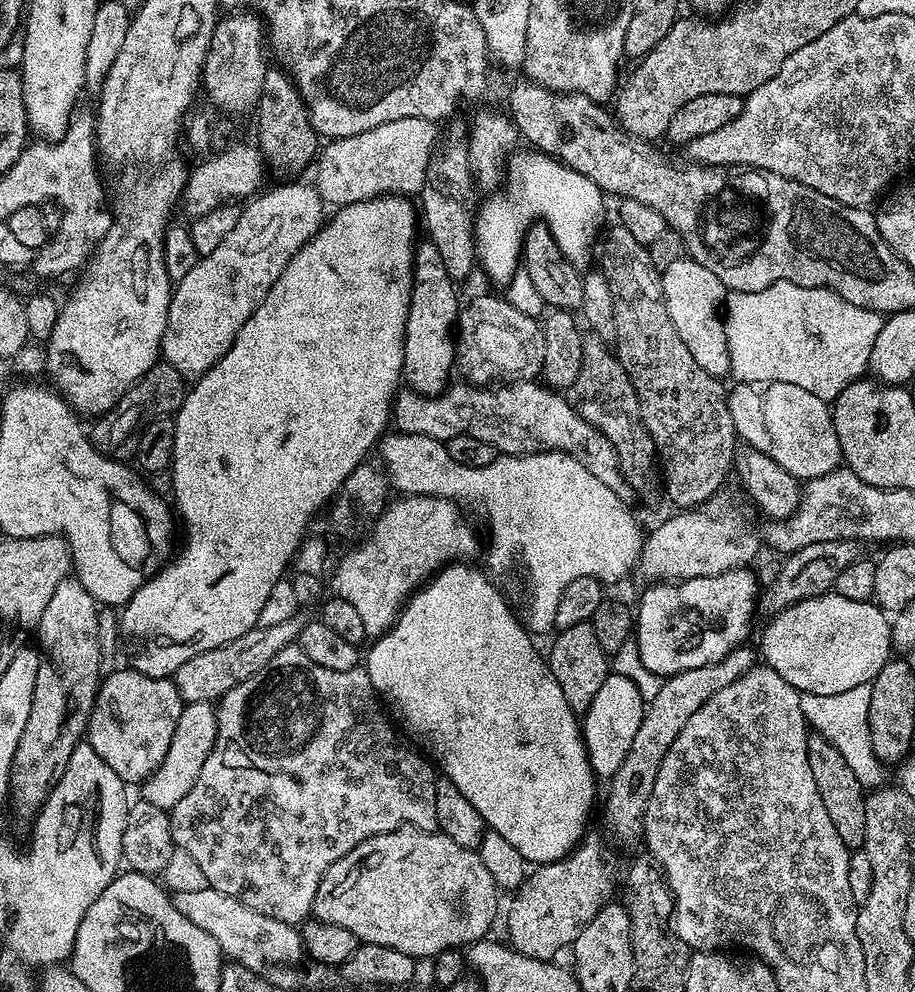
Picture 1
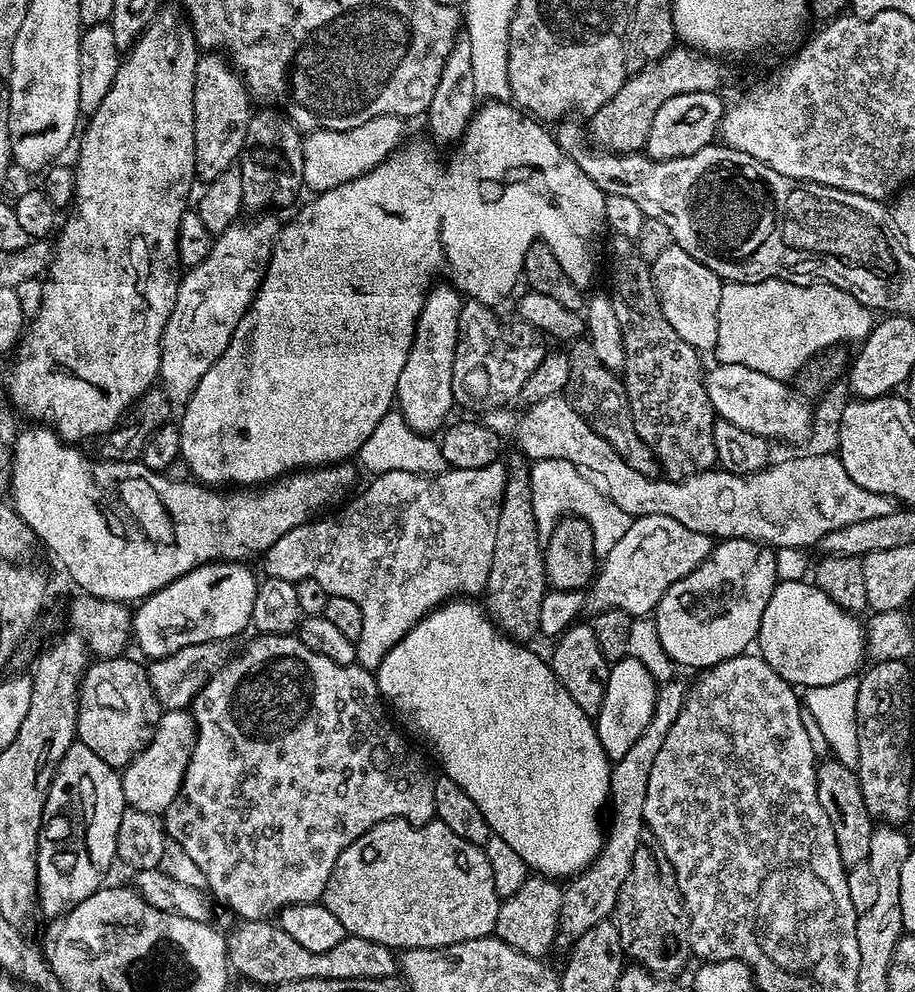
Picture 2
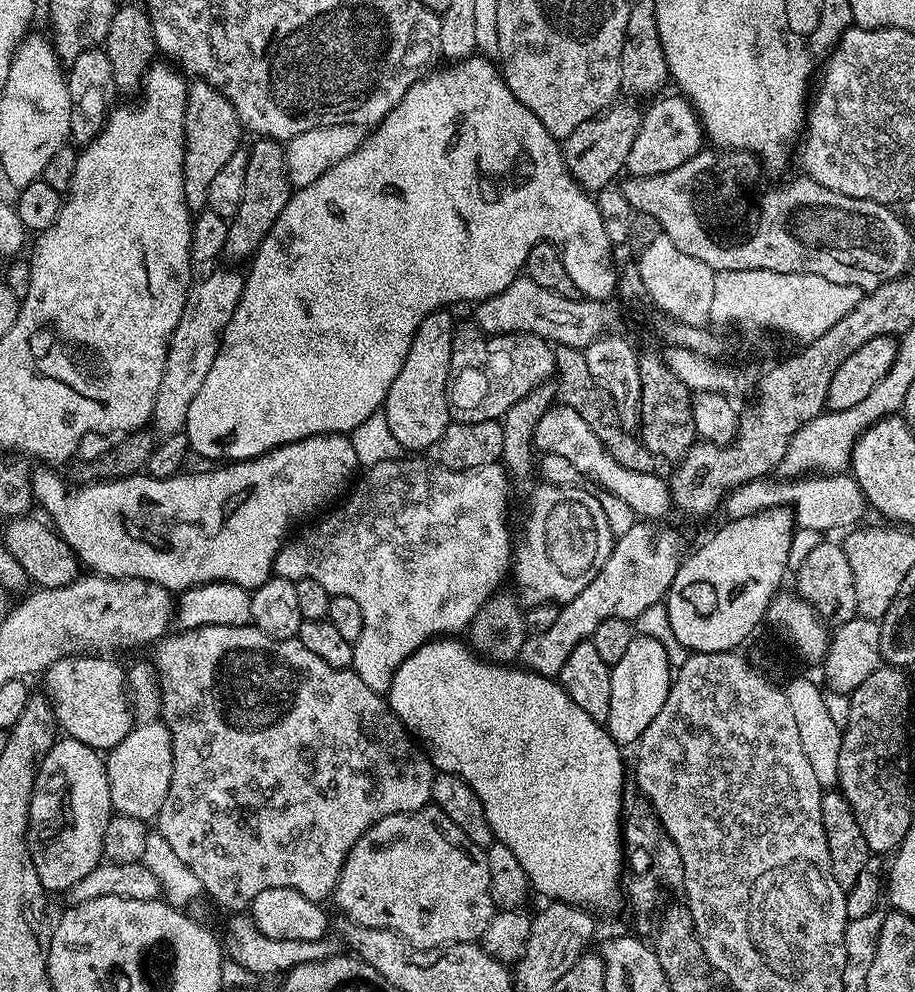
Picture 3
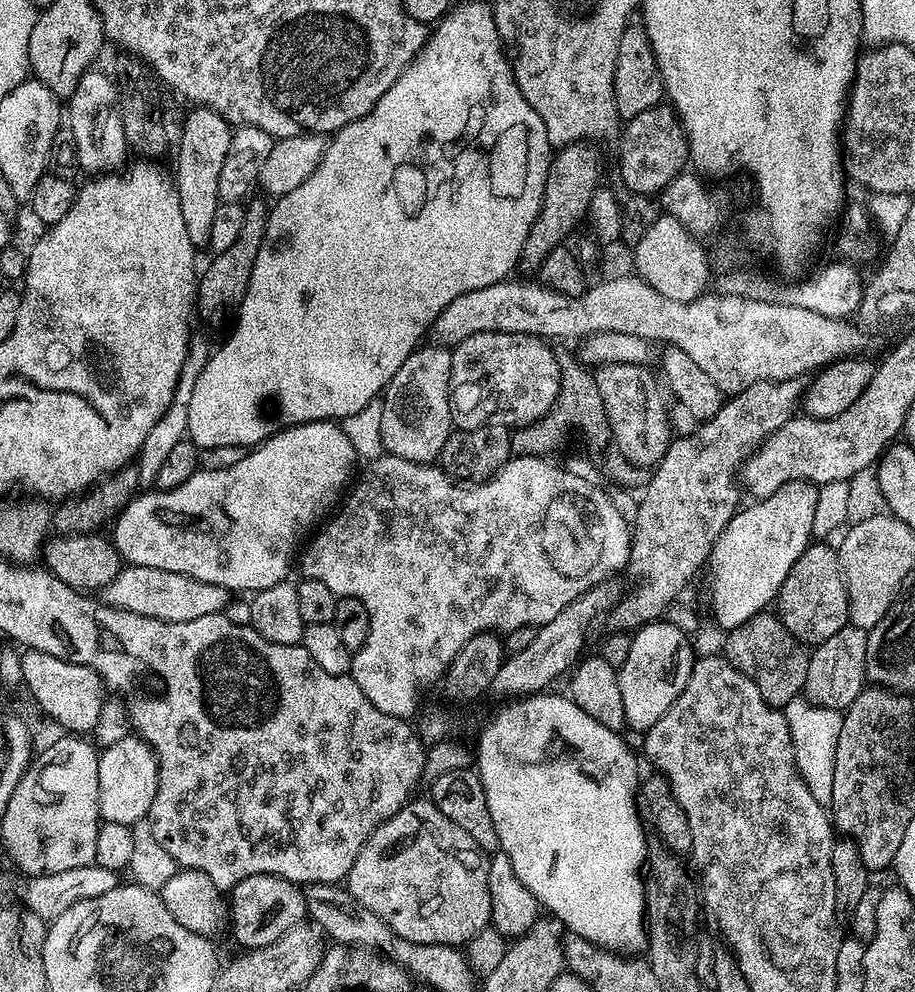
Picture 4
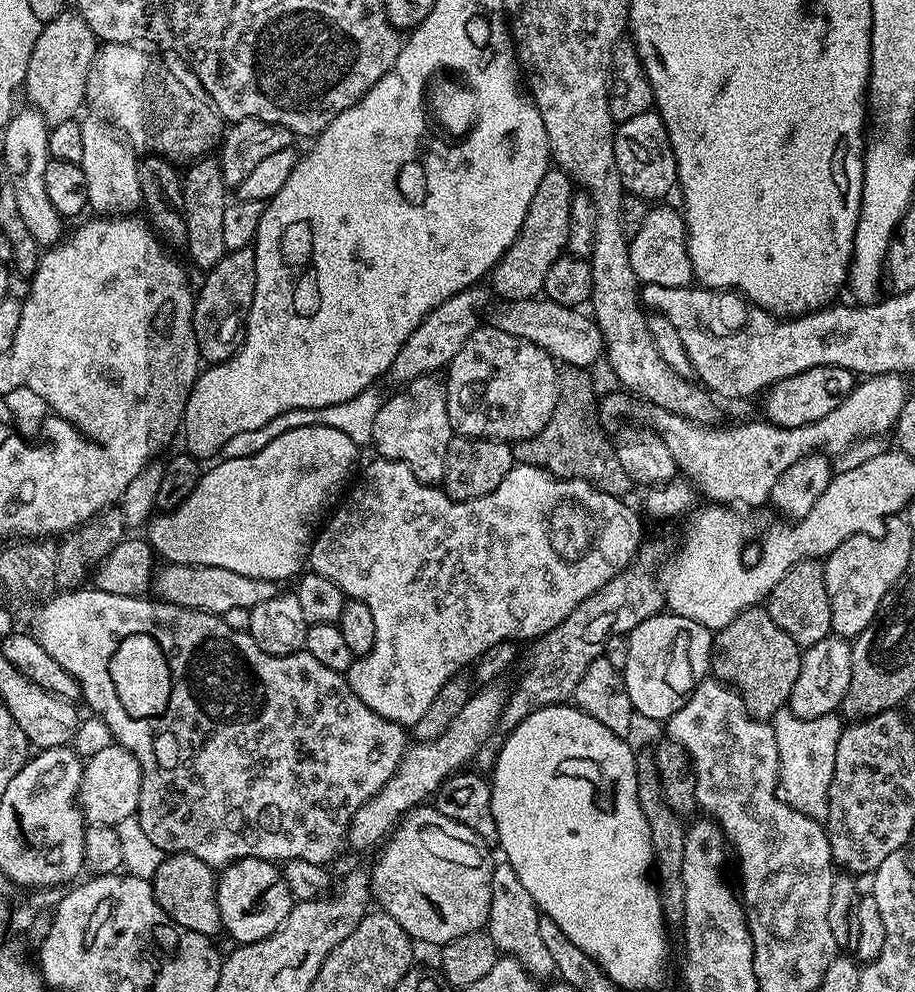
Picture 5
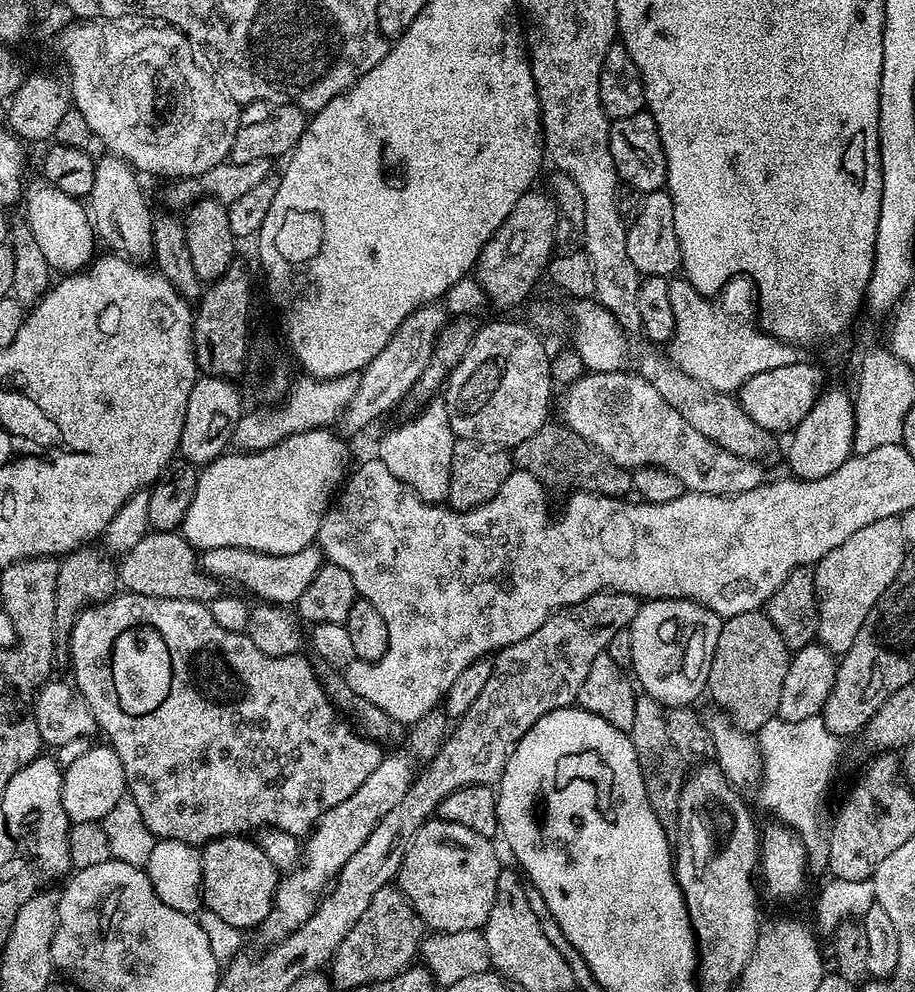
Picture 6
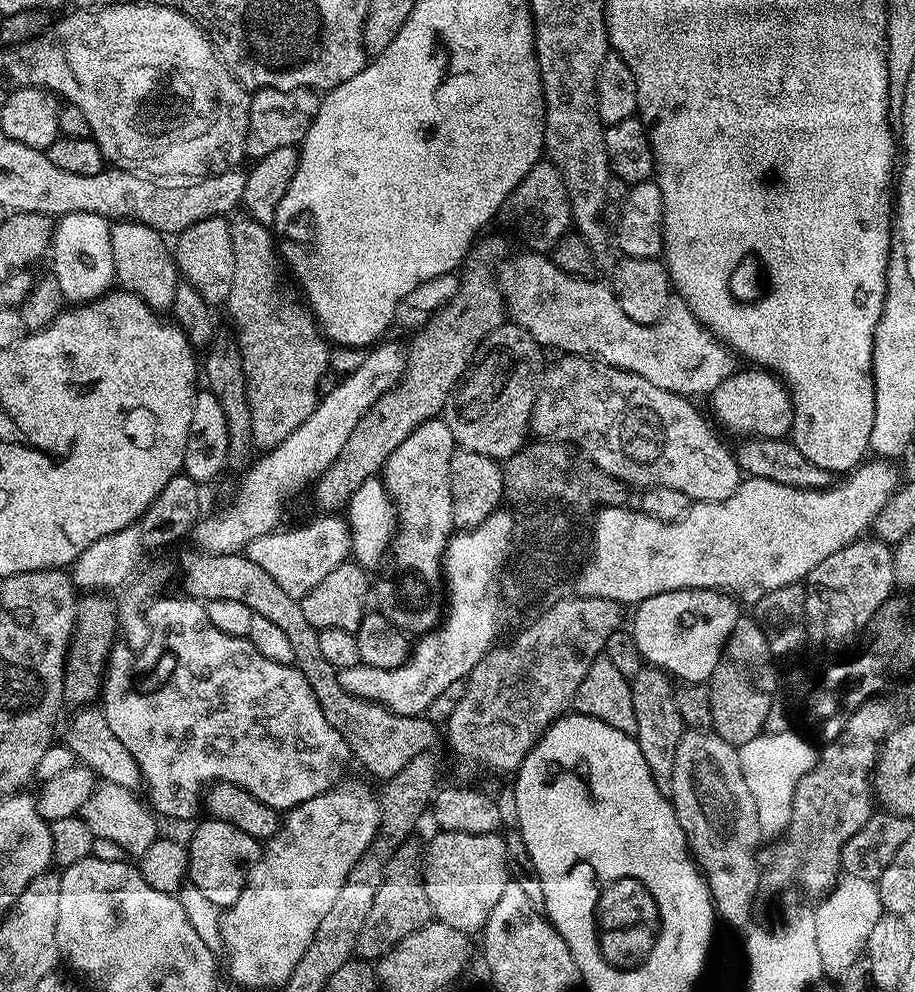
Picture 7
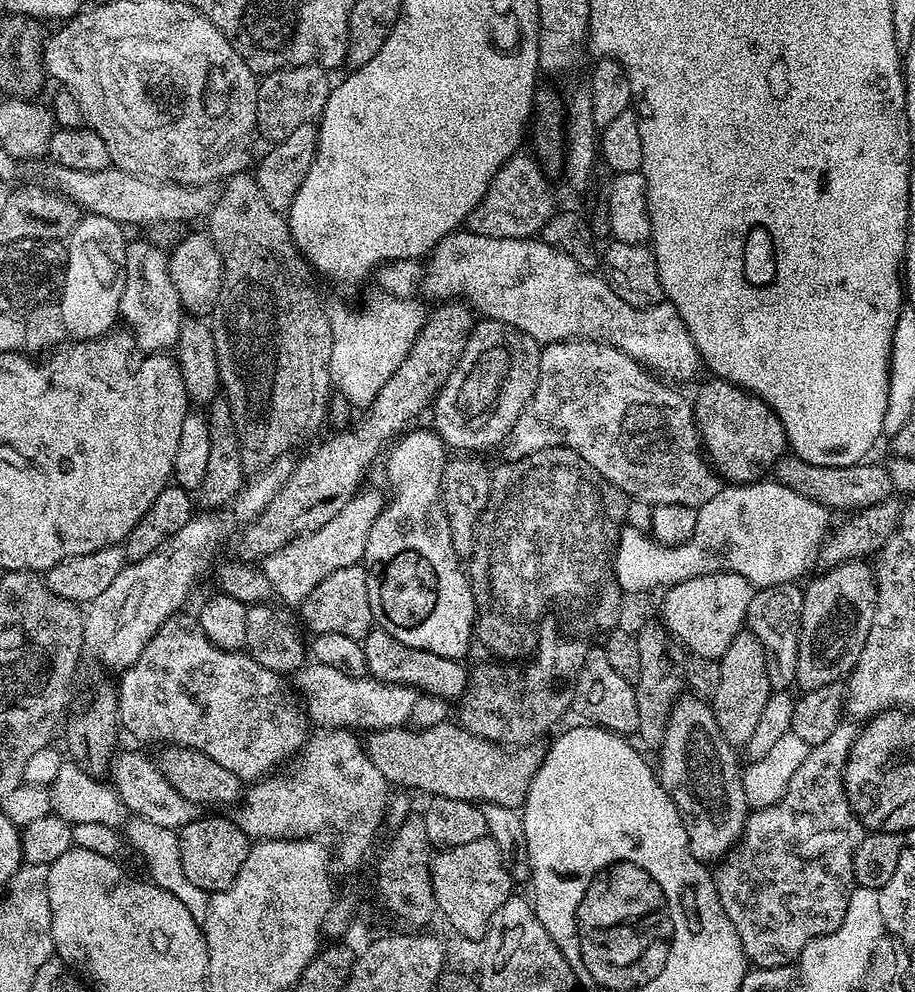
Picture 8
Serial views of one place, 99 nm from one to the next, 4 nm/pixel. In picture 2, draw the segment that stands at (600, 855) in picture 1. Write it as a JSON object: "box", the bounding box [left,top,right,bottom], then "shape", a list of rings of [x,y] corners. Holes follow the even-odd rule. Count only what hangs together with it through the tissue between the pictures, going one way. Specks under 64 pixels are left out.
{"box":[495,874,564,958],"shape":[[[539,874],[529,875],[526,882],[522,882],[522,890],[512,896],[505,896],[500,901],[498,922],[495,935],[502,942],[506,942],[521,951],[522,954],[539,958],[547,957],[552,943],[557,943],[560,930],[560,911],[564,888],[555,879]]]}

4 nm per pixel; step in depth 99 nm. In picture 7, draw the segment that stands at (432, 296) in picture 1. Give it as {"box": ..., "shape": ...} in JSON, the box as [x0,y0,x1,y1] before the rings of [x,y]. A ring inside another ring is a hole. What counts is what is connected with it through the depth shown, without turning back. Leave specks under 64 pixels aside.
{"box":[374,419,457,634],"shape":[[[443,419],[427,420],[388,456],[382,469],[384,489],[396,509],[398,531],[391,537],[384,573],[374,580],[374,608],[405,634],[430,632],[442,619],[442,561],[448,537],[454,532],[448,479],[450,458],[457,447]]]}

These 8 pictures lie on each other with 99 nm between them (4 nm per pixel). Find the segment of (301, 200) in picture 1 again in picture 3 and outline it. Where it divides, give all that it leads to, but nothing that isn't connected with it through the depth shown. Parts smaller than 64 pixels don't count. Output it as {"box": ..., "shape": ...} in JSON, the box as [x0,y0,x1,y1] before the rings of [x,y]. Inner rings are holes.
{"box":[150,268,244,437],"shape":[[[215,268],[211,269],[213,272],[209,276],[204,276],[201,280],[199,277],[189,288],[182,318],[178,318],[178,326],[174,326],[168,338],[166,366],[162,370],[162,383],[158,386],[158,398],[154,398],[150,421],[151,427],[161,437],[184,431],[186,414],[190,414],[190,402],[194,402],[202,382],[206,382],[210,366],[214,366],[214,358],[220,349],[220,339],[224,336],[224,327],[230,322],[244,289],[243,271]]]}

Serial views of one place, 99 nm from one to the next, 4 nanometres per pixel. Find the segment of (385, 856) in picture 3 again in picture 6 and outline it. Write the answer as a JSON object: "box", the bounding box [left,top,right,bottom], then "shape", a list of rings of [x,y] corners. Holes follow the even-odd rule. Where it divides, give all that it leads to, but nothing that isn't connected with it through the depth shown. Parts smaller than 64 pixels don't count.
{"box":[398,818,502,932],"shape":[[[433,818],[425,822],[414,834],[402,866],[398,873],[398,887],[401,894],[410,902],[410,906],[420,915],[425,929],[432,932],[457,932],[458,930],[483,929],[490,918],[490,906],[494,906],[494,894],[498,886],[498,874],[502,864],[496,857],[496,848],[489,837],[478,834],[458,822],[446,822]]]}

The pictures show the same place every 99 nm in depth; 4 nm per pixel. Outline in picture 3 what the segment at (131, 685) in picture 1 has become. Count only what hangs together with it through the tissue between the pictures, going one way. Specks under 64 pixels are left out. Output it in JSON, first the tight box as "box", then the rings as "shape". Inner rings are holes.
{"box":[43,654,134,750],"shape":[[[69,654],[60,657],[59,660],[48,667],[43,673],[43,691],[46,693],[52,709],[56,715],[59,731],[69,740],[77,740],[86,746],[97,750],[110,750],[118,746],[126,734],[134,726],[133,701],[126,687],[126,668],[116,660],[107,660],[104,654]]]}

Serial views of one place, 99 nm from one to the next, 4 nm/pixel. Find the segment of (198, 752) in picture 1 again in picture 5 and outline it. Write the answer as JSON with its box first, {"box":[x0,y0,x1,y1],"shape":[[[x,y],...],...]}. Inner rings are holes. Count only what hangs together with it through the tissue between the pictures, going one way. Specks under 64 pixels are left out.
{"box":[78,742,142,826],"shape":[[[113,742],[86,760],[80,779],[78,803],[88,824],[114,826],[122,822],[122,818],[136,815],[141,790],[142,770],[138,766],[138,758],[134,758],[134,754],[130,754],[130,750],[126,750],[121,744]]]}

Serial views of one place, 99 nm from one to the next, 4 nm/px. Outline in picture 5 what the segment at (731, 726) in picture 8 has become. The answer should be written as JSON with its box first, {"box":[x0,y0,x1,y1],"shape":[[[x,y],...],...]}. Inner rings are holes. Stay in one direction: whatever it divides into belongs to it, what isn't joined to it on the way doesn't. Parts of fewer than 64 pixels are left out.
{"box":[710,605,801,722],"shape":[[[756,605],[740,612],[729,626],[719,629],[713,635],[710,672],[715,679],[724,681],[740,693],[742,702],[746,702],[746,710],[751,716],[756,720],[768,722],[776,711],[788,703],[790,690],[794,690],[794,678],[798,678],[801,655],[800,645],[794,642],[794,638],[790,638],[790,634],[786,634],[786,630],[782,630],[782,626],[774,622],[767,607]]]}

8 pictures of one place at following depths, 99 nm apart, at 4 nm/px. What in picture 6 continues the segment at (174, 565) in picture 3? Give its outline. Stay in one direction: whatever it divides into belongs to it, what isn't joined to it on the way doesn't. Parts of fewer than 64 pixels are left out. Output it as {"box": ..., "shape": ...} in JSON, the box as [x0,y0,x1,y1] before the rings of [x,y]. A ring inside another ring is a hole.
{"box":[182,428,349,556],"shape":[[[315,428],[294,434],[264,452],[228,455],[221,454],[203,465],[196,482],[194,502],[190,502],[190,510],[186,510],[182,525],[184,539],[193,548],[205,552],[215,548],[245,548],[251,552],[285,556],[313,547],[320,534],[320,523],[324,521],[334,497],[341,491],[349,471],[348,452],[332,430]]]}

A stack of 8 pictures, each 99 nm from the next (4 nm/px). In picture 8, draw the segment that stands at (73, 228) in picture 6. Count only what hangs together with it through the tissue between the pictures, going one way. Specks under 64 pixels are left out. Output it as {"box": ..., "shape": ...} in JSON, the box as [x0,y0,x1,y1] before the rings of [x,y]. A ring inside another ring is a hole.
{"box":[58,214,128,341],"shape":[[[88,214],[76,223],[76,229],[67,237],[68,265],[64,271],[64,286],[59,293],[58,303],[62,310],[65,333],[73,341],[97,340],[99,336],[104,336],[117,327],[120,320],[120,299],[124,289],[124,267],[128,249],[128,240],[124,232],[125,229],[110,218]]]}

